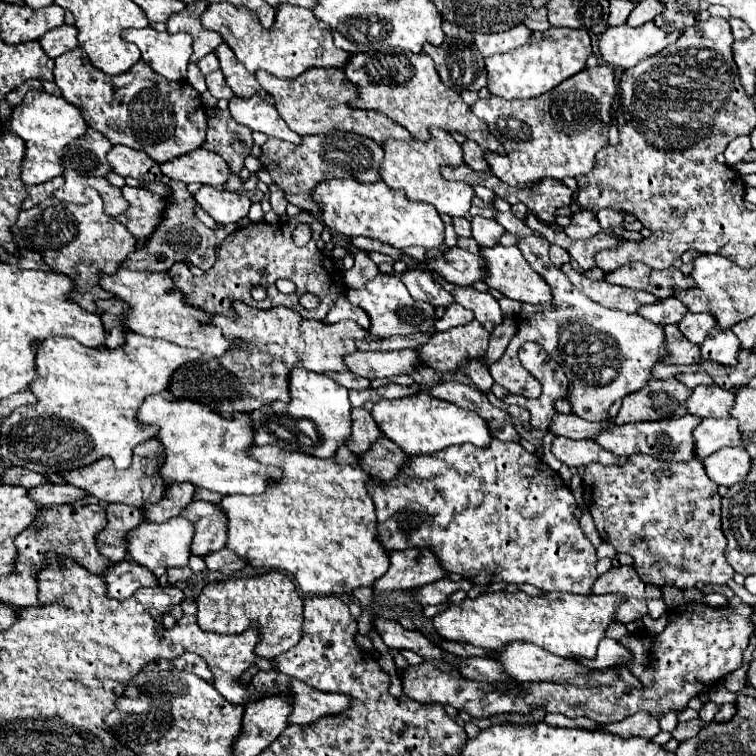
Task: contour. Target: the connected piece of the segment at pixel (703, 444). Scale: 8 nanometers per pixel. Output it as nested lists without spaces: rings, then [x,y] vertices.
[[[706,418],[694,428],[694,452],[698,452],[698,460],[704,462],[706,456],[718,452],[724,446],[740,446],[742,434],[738,430],[738,422],[734,418],[714,420]]]

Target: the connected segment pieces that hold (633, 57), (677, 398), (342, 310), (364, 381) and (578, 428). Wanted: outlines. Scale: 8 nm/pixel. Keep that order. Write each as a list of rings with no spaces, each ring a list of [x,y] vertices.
[[[654,22],[638,28],[622,24],[616,28],[606,28],[600,36],[598,48],[606,64],[614,68],[632,68],[642,58],[654,56],[668,44],[676,42],[678,36],[680,32],[662,32]]]
[[[676,378],[650,380],[646,388],[640,388],[638,392],[622,398],[622,406],[614,418],[614,424],[622,426],[630,422],[684,416],[688,394],[690,388],[686,388]]]
[[[338,296],[338,300],[336,300],[334,306],[330,308],[328,316],[324,318],[326,324],[334,324],[334,322],[340,322],[340,320],[354,320],[354,322],[358,322],[362,328],[368,328],[368,326],[370,326],[368,314],[366,314],[362,308],[350,304],[350,302],[346,300],[346,296]]]
[[[326,372],[334,382],[338,382],[340,386],[348,388],[348,390],[366,390],[370,386],[368,378],[358,378],[350,372]]]
[[[558,412],[554,416],[554,424],[550,424],[548,432],[552,432],[554,436],[566,436],[566,438],[574,438],[574,440],[582,440],[582,438],[596,438],[598,432],[602,432],[606,426],[610,426],[612,420],[606,422],[588,422],[582,420],[576,414],[562,414]]]

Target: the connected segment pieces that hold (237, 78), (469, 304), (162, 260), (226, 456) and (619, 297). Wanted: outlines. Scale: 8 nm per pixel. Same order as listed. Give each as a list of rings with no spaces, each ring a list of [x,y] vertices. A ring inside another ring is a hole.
[[[220,44],[214,50],[214,54],[220,60],[220,70],[226,78],[226,84],[234,90],[236,96],[250,98],[250,96],[258,94],[258,90],[260,90],[258,82],[254,80],[254,76],[250,72],[246,72],[246,68],[242,68],[242,64],[238,64],[234,52],[226,44]]]
[[[434,274],[434,278],[444,286],[444,290],[448,290],[454,298],[454,302],[458,302],[460,306],[468,308],[474,312],[474,318],[478,318],[478,322],[488,330],[492,332],[496,324],[500,324],[504,320],[502,316],[502,310],[498,306],[498,300],[492,298],[488,292],[478,292],[474,290],[474,286],[468,286],[468,288],[462,288],[462,286],[456,286],[456,284],[450,284],[446,282],[444,278],[440,278],[438,274]]]
[[[170,180],[170,196],[164,198],[164,214],[156,226],[156,230],[146,238],[144,246],[132,252],[126,258],[128,270],[148,270],[148,272],[166,272],[176,262],[186,262],[188,266],[196,266],[200,270],[210,270],[214,266],[214,250],[216,250],[216,236],[214,230],[204,226],[196,218],[196,202],[193,195],[187,190],[187,185]]]
[[[160,392],[154,396],[146,396],[146,400],[138,408],[138,422],[146,426],[156,426],[158,434],[156,440],[164,448],[164,460],[160,466],[160,476],[170,482],[190,482],[196,488],[206,488],[218,494],[260,494],[264,492],[266,484],[278,480],[282,476],[280,468],[262,466],[250,454],[248,446],[254,444],[252,424],[246,414],[238,414],[232,418],[224,418],[214,410],[206,408],[204,404],[196,404],[192,400],[178,400],[170,392]]]
[[[570,264],[560,266],[560,270],[568,276],[568,280],[574,284],[574,288],[578,288],[590,300],[594,300],[594,302],[598,302],[598,304],[602,304],[610,310],[636,312],[644,304],[658,302],[658,298],[652,296],[650,292],[632,290],[632,288],[624,288],[624,286],[614,286],[614,284],[608,284],[604,280],[590,280],[584,274],[576,272]]]

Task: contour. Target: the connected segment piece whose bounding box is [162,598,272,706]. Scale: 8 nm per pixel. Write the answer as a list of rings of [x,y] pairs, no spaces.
[[[186,598],[182,604],[182,618],[176,620],[176,624],[172,628],[164,628],[162,634],[166,634],[166,640],[182,644],[186,652],[194,652],[198,656],[204,658],[204,662],[208,664],[208,668],[214,674],[214,688],[230,702],[234,704],[246,704],[250,700],[250,696],[246,694],[244,686],[240,684],[240,676],[246,668],[250,666],[258,666],[260,670],[270,670],[272,664],[270,660],[260,660],[258,656],[254,656],[254,646],[258,644],[258,632],[254,628],[248,628],[246,632],[238,634],[238,636],[222,636],[222,634],[214,634],[214,632],[202,632],[196,624],[196,610],[194,610],[194,600]]]

